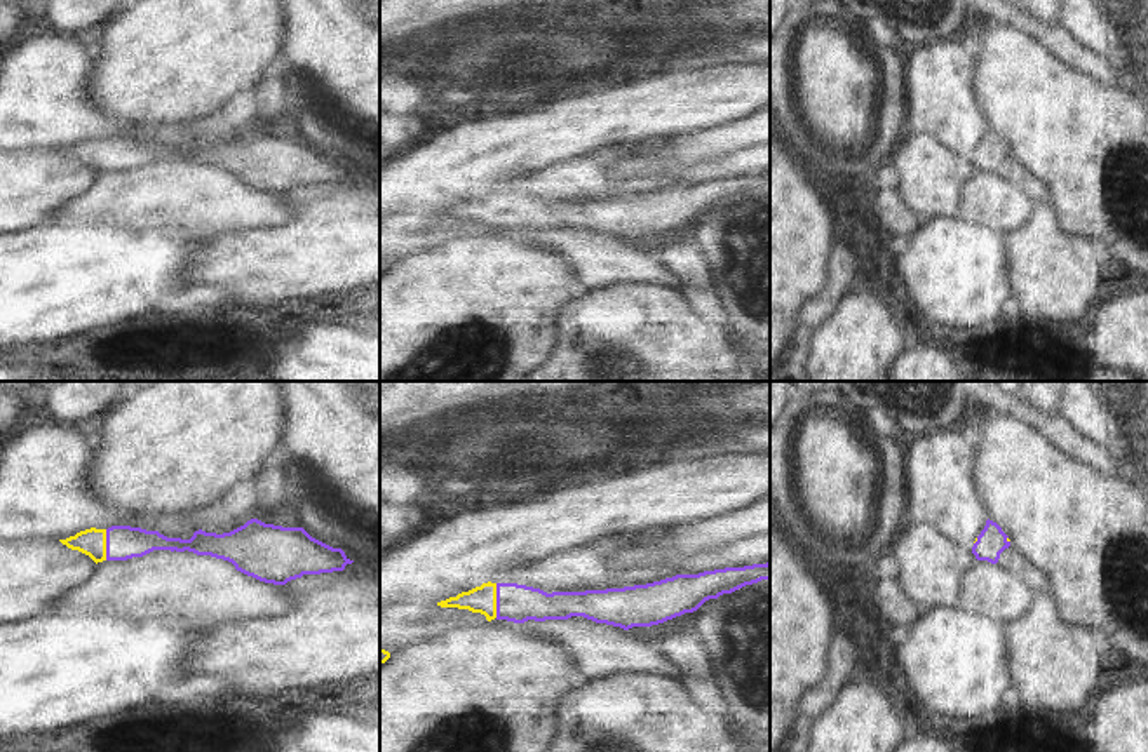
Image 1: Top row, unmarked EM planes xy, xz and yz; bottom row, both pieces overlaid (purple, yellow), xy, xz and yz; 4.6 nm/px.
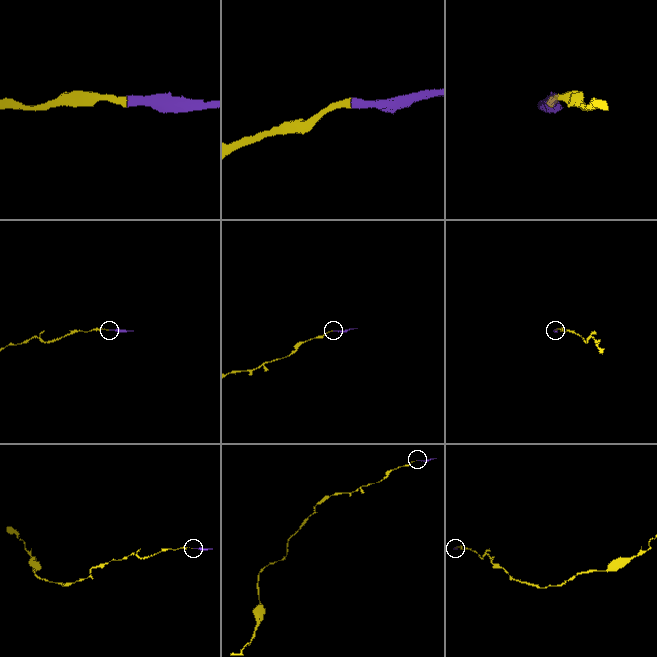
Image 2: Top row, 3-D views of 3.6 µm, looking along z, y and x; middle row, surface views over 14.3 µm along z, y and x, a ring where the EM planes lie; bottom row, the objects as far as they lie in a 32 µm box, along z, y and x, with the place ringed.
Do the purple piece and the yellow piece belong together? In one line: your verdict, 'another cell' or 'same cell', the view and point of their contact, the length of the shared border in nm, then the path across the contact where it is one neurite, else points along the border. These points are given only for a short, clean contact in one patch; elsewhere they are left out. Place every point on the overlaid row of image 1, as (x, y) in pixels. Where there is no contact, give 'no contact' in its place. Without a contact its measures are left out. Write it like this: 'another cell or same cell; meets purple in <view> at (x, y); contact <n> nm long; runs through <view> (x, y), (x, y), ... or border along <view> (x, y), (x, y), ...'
same cell; meets purple in xz at (497, 601); contact 160 nm long

